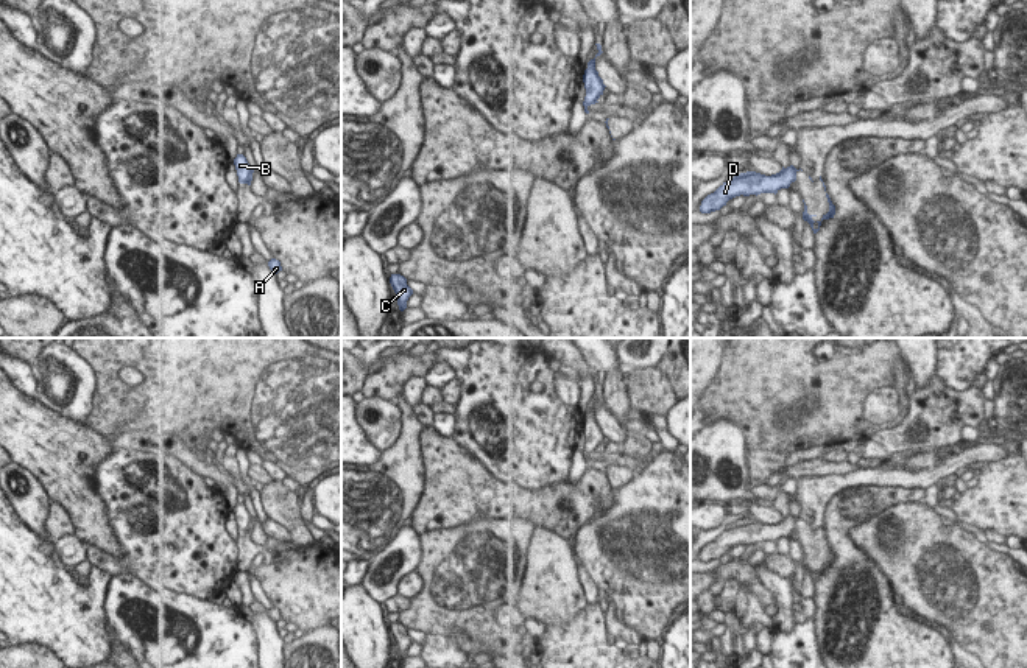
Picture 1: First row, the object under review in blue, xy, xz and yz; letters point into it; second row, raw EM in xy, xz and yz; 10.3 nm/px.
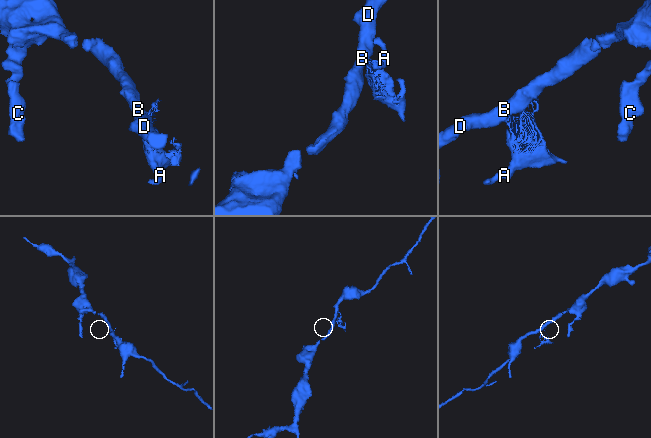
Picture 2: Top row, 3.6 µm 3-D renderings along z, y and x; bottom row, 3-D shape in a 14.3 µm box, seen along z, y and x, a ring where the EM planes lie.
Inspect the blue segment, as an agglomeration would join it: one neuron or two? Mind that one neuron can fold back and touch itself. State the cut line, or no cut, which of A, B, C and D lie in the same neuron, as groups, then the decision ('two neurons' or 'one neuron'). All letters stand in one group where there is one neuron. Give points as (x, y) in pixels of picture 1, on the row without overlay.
cut in xy along (253, 519), (247, 531); A / B C D; two neurons

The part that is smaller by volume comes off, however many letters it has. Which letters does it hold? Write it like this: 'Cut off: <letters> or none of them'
Cut off: A

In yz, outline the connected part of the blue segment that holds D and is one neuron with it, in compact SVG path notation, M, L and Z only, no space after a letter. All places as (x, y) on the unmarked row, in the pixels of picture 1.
M793 514L784 517L771 525L756 520L740 522L729 526L714 542L708 543L700 554L701 562L720 559L726 551L736 545L750 545L761 542L778 542L781 537L789 537L795 531L796 517Z

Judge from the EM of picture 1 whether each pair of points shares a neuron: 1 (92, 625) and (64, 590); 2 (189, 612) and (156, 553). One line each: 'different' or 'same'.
1: same
2: different

